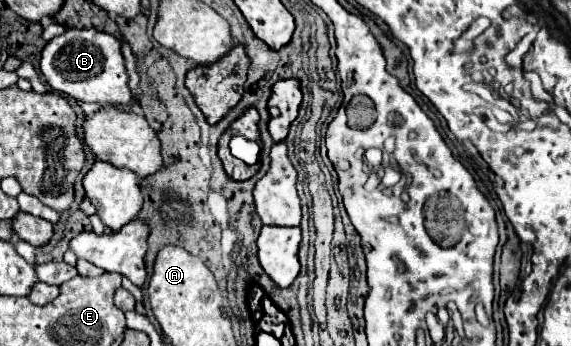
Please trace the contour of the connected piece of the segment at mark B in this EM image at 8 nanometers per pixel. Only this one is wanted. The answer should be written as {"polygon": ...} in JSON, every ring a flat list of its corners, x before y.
{"polygon":[[67,29,63,35,51,39,41,51,41,73,55,91,75,101,111,105,127,105,131,101,129,77,119,41,97,29]]}

